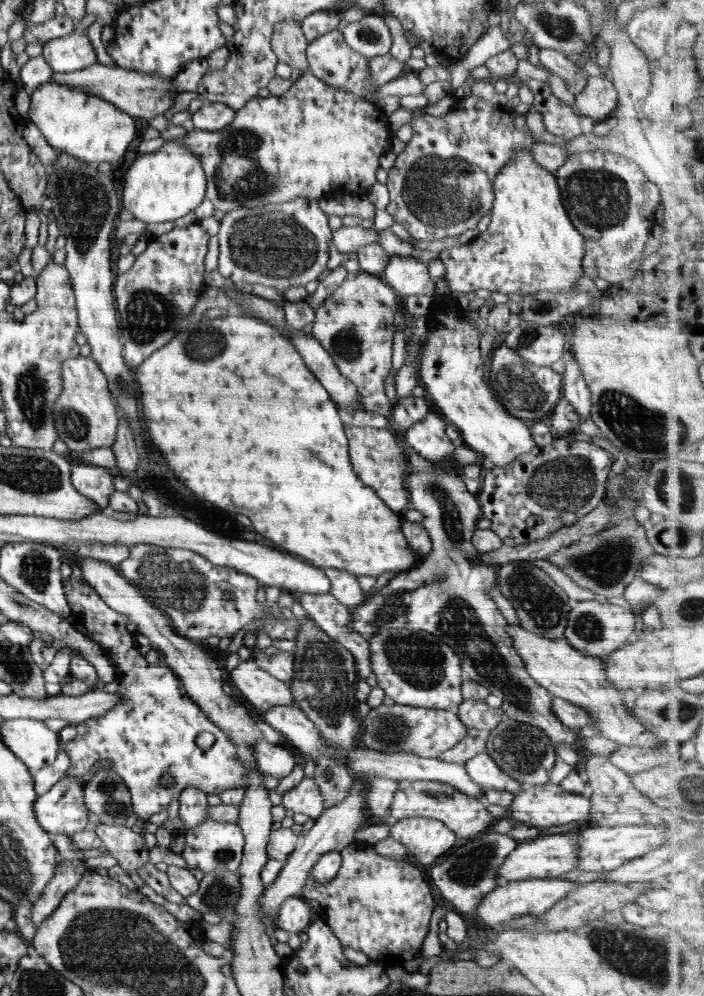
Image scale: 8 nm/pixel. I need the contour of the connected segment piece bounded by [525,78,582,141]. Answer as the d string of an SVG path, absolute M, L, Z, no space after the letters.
M529 78L526 82L532 90L536 112L540 112L547 132L569 141L582 134L580 117L574 113L574 108L558 99L550 90L548 82Z

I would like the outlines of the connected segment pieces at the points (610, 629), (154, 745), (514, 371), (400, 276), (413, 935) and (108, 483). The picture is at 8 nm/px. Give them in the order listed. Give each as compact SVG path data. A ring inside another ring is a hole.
M598 598L577 601L571 608L565 628L565 640L584 655L606 658L634 638L635 612L630 608Z
M83 577L67 578L64 580L63 589L71 608L71 616L68 618L70 624L107 654L115 666L117 681L120 683L116 693L121 696L121 702L115 704L106 714L89 718L84 722L88 727L88 732L84 736L77 736L65 744L65 753L68 754L70 761L70 768L65 776L80 777L83 780L83 786L86 786L95 773L92 771L92 766L99 760L108 758L112 761L112 766L108 769L114 769L129 788L133 814L145 820L148 820L152 814L168 810L170 802L179 800L180 793L189 786L200 788L207 794L220 794L231 788L246 787L249 784L247 768L237 753L237 746L224 730L214 724L187 695L181 680L170 667L163 663L146 662L145 649L137 643L135 633L126 629L129 620L123 614L112 610ZM200 732L214 734L214 742L207 750L202 750L196 743L196 736ZM164 775L172 775L175 778L175 784L169 788L161 786L159 782Z
M498 340L491 352L488 387L498 397L502 407L516 419L527 423L544 420L546 413L553 411L562 396L562 375L550 367L535 366L522 358L515 350Z
M391 257L388 266L379 275L399 295L412 294L432 295L435 282L429 273L428 264L414 257Z
M353 842L340 854L342 866L338 875L326 885L314 883L308 876L301 898L320 907L325 924L344 949L363 952L372 962L382 964L417 958L435 910L423 872L410 860L376 854L374 847L364 842Z
M84 463L73 465L70 480L79 494L94 501L102 512L109 511L110 494L115 491L113 475L109 469Z

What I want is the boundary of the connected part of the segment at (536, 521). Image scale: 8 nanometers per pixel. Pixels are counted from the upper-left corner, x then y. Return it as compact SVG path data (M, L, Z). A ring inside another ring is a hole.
M554 439L552 444L537 448L529 454L518 457L514 462L502 468L493 467L483 471L480 490L476 494L481 505L481 517L492 523L493 530L506 546L528 544L538 538L546 538L559 528L575 524L600 506L607 489L613 455L590 442Z

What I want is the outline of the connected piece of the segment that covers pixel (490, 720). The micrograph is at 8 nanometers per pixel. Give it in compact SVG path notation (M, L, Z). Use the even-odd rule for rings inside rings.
M464 699L457 715L467 728L477 728L482 733L493 729L506 716L502 709L492 708L482 699Z

